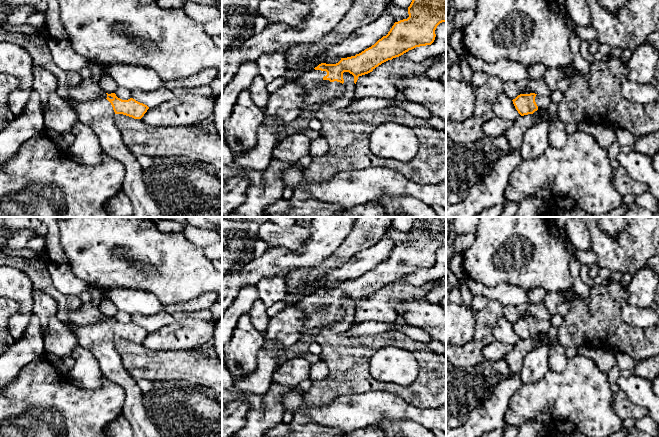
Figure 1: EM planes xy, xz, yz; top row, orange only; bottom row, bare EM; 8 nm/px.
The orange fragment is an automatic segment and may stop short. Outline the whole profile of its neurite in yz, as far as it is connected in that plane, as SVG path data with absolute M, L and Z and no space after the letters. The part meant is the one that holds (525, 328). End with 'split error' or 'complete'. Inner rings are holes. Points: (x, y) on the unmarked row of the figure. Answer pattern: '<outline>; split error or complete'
M535 317L520 318L512 325L521 340L533 338L538 333L548 333L551 328L550 321L539 320Z; split error

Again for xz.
M416 217L408 231L409 241L395 246L386 260L374 269L355 280L341 282L336 288L321 287L313 294L303 298L294 306L306 314L303 332L308 333L314 328L325 328L329 324L341 321L345 316L343 297L349 296L354 300L356 308L358 301L372 296L382 287L399 281L416 271L431 269L436 261L437 250L446 246L446 217Z; split error

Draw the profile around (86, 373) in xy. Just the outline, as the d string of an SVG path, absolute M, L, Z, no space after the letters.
M80 345L73 349L70 356L75 360L75 365L66 373L69 380L84 389L98 389L104 376L96 357L88 349Z

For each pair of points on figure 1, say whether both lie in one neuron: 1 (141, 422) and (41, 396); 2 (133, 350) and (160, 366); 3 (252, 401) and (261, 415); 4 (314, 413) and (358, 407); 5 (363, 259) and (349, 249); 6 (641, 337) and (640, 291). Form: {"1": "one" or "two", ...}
{"1": "two", "2": "one", "3": "two", "4": "one", "5": "two", "6": "two"}

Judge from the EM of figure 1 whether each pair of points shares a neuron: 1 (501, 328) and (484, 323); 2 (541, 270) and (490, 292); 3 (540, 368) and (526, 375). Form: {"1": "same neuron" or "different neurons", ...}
{"1": "different neurons", "2": "different neurons", "3": "same neuron"}

